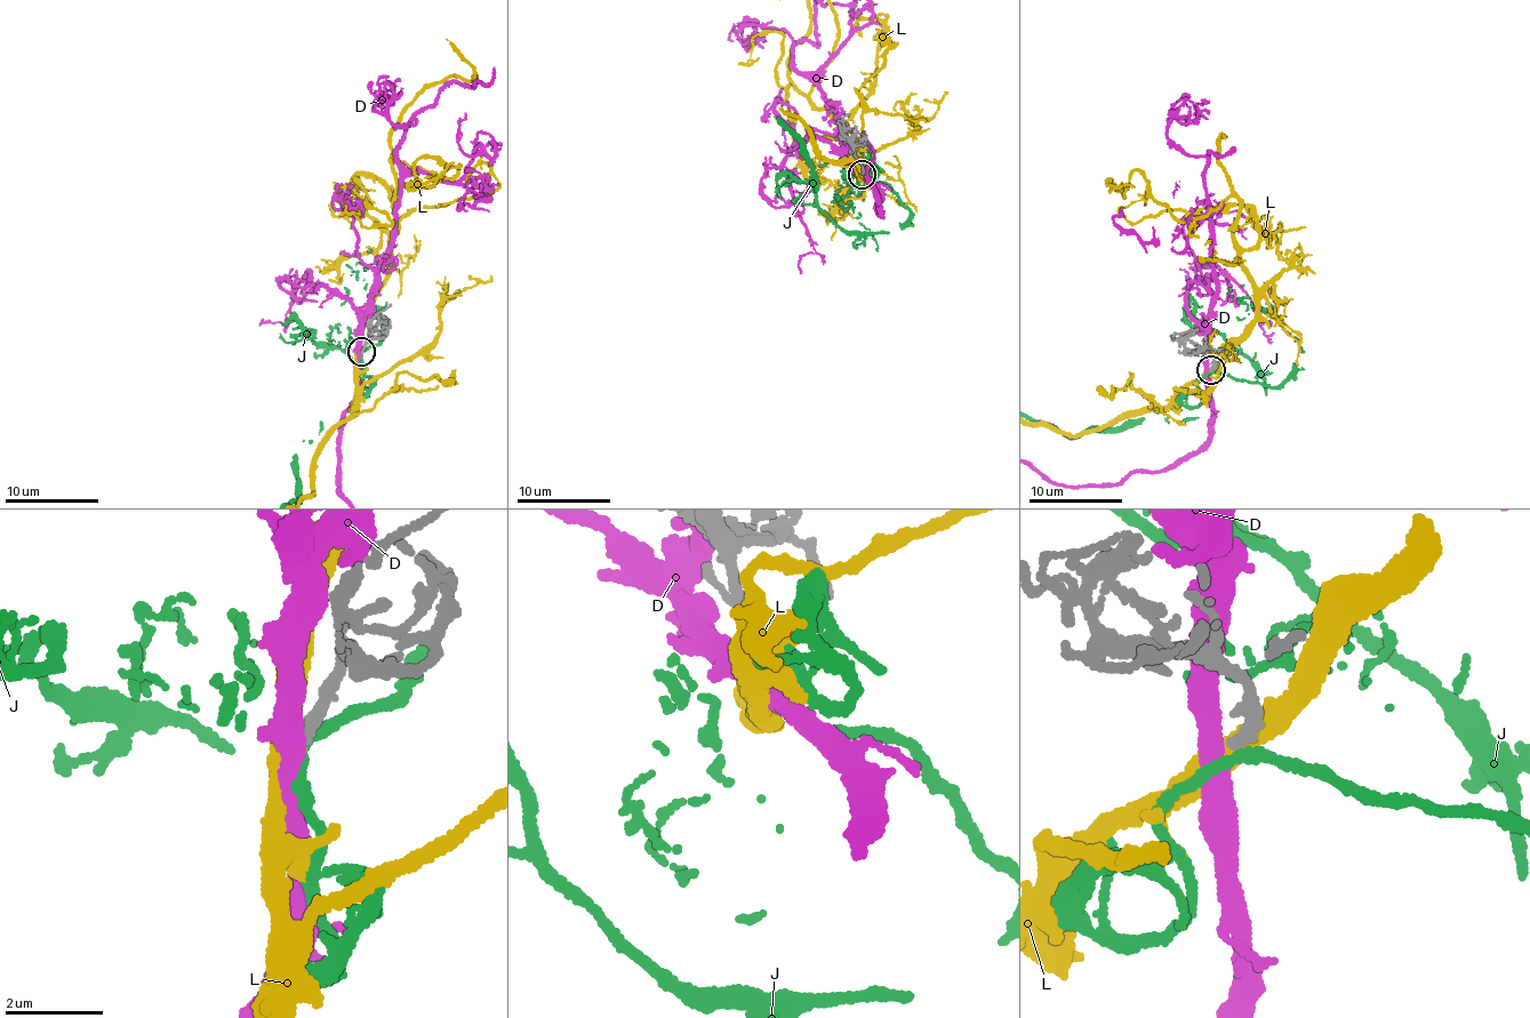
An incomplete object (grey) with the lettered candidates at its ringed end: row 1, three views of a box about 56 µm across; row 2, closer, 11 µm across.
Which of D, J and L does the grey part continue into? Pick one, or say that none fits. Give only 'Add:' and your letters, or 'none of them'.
Add: L

